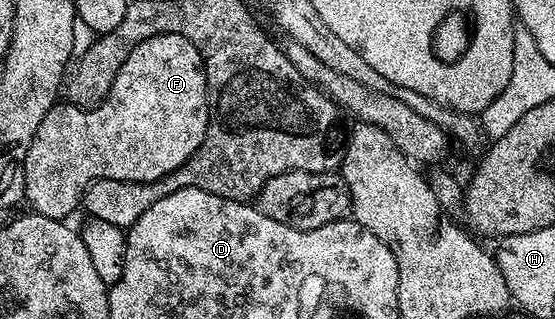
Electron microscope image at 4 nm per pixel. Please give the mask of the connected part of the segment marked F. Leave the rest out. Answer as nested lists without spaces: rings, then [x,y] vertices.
[[[163,33],[155,37],[147,37],[147,41],[135,45],[129,50],[127,61],[123,61],[123,65],[119,69],[119,73],[109,90],[109,98],[104,103],[101,103],[98,107],[86,109],[75,107],[68,101],[61,101],[49,110],[47,117],[43,117],[43,121],[39,121],[39,129],[31,141],[31,149],[27,149],[27,157],[25,158],[24,202],[26,204],[30,203],[33,206],[30,208],[36,214],[65,221],[69,219],[68,215],[76,207],[78,210],[82,206],[85,190],[96,179],[114,179],[115,181],[123,181],[124,183],[154,183],[155,181],[159,181],[163,177],[167,177],[175,169],[183,166],[201,148],[201,143],[205,139],[205,134],[209,128],[210,114],[211,100],[209,97],[209,86],[205,80],[205,63],[201,60],[201,48],[191,41],[187,41],[187,37],[183,37],[179,33]]]

